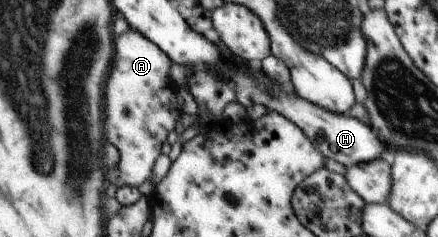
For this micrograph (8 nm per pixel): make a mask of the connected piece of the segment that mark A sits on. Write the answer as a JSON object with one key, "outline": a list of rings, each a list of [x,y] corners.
{"outline":[[[130,29],[115,40],[116,62],[106,84],[106,138],[121,154],[119,164],[109,168],[108,181],[117,188],[131,186],[143,189],[150,176],[154,160],[160,156],[160,146],[168,132],[174,130],[180,114],[178,101],[168,80],[170,60],[146,35]]]}

